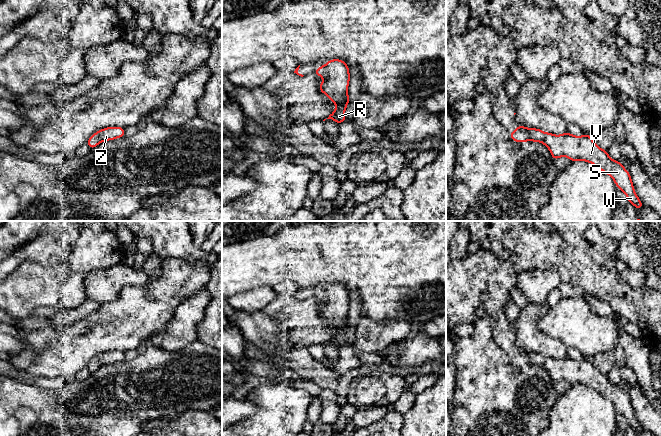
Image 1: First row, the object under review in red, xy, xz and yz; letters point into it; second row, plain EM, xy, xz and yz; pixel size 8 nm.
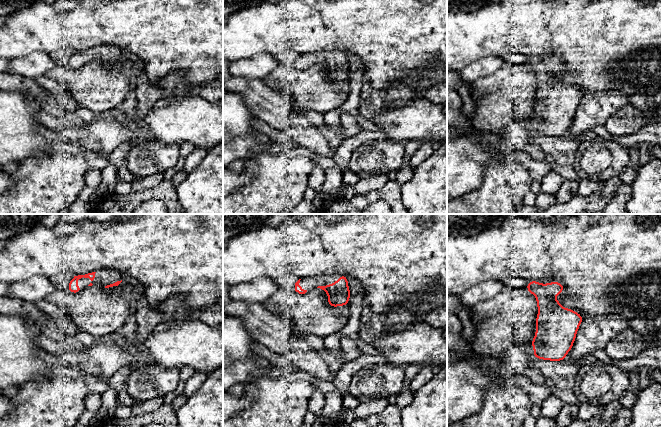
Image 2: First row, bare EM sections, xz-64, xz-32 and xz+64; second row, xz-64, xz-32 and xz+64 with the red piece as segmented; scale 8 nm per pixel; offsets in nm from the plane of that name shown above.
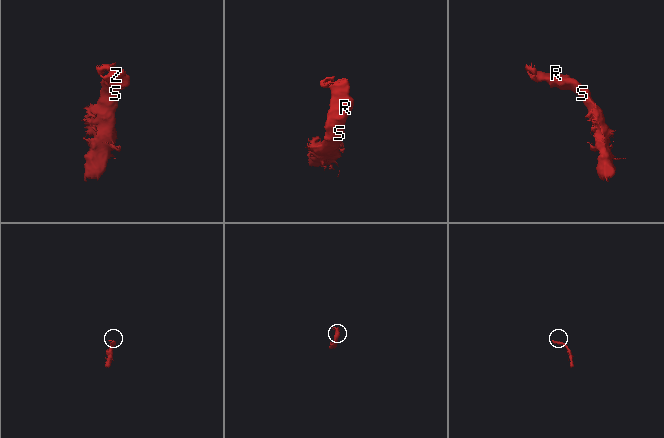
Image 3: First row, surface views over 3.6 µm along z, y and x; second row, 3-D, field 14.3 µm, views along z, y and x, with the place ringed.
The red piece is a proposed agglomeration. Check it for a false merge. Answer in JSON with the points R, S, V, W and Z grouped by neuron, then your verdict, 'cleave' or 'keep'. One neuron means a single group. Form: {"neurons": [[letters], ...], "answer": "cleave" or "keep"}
{"neurons": [["R", "S", "V", "W", "Z"]], "answer": "keep"}

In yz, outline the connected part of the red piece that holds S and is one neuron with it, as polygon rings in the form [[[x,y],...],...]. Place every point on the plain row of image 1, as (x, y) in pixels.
[[[520,348],[516,354],[509,356],[509,359],[513,365],[519,367],[541,366],[549,373],[554,384],[564,380],[569,382],[571,386],[582,384],[595,389],[614,404],[617,413],[625,417],[629,427],[633,428],[636,433],[644,430],[634,414],[628,394],[619,385],[612,384],[606,374],[597,370],[591,359],[583,358],[578,361],[568,356],[554,359]]]

